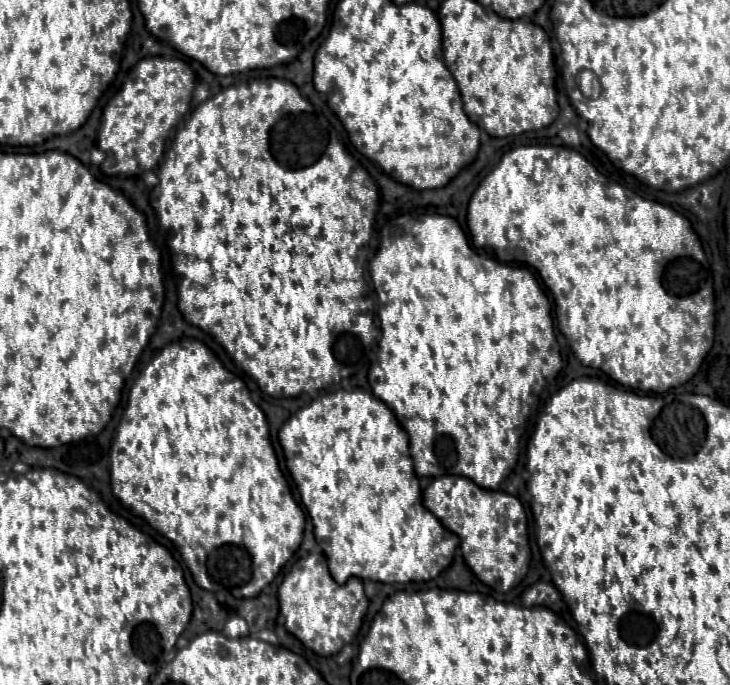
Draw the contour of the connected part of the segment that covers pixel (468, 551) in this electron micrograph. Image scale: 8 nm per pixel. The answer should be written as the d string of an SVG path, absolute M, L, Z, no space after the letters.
M444 475L428 485L424 505L448 531L460 537L462 555L480 581L496 591L510 591L524 579L530 565L528 519L522 503L514 495L482 489L468 477Z

